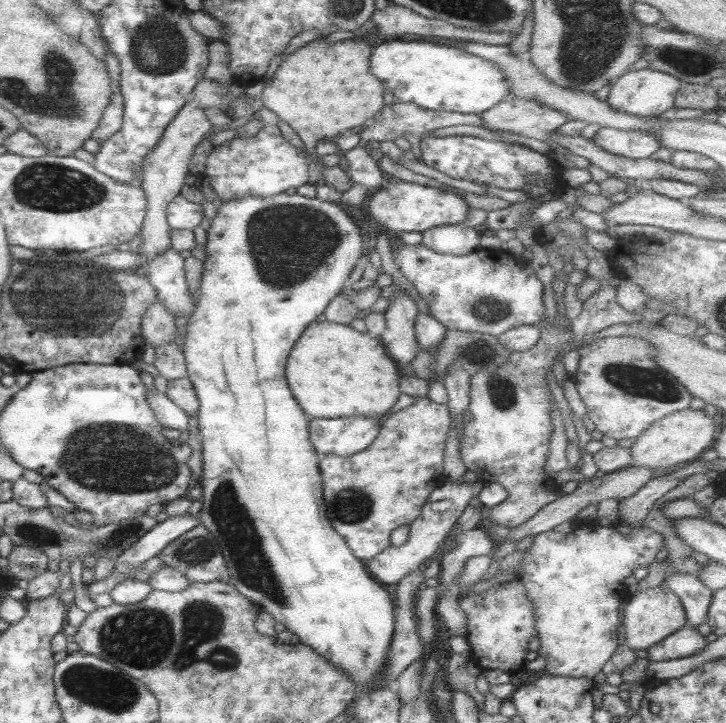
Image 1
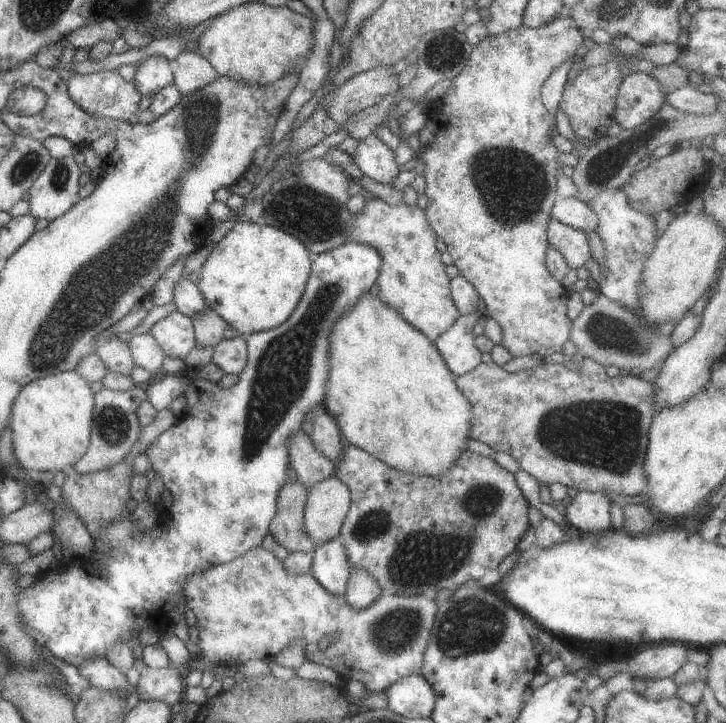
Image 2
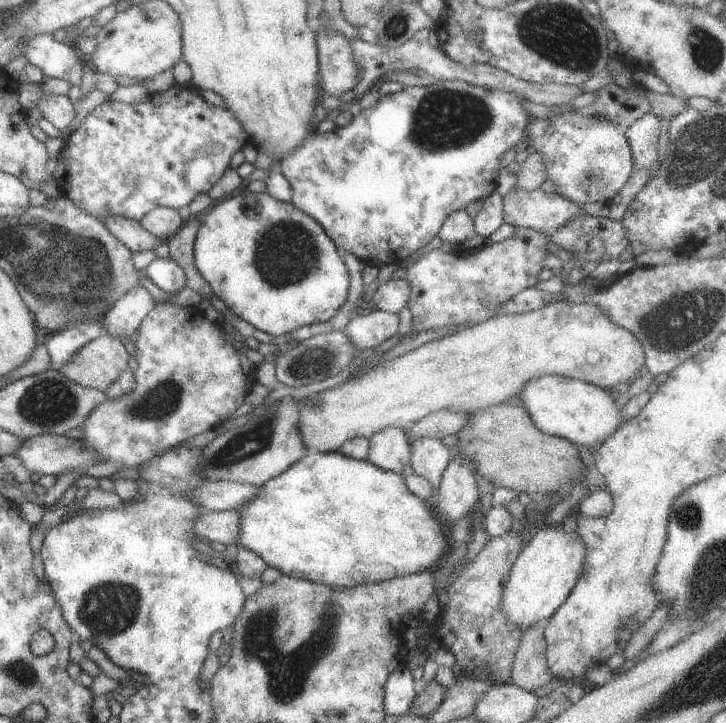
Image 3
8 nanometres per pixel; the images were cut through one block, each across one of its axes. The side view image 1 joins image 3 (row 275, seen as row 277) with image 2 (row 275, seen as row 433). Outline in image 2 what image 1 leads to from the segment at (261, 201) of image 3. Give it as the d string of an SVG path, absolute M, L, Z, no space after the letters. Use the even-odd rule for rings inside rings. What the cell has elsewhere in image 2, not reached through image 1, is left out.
M237 221L200 267L197 289L204 304L240 336L282 324L303 295L310 254L289 234L257 222Z

